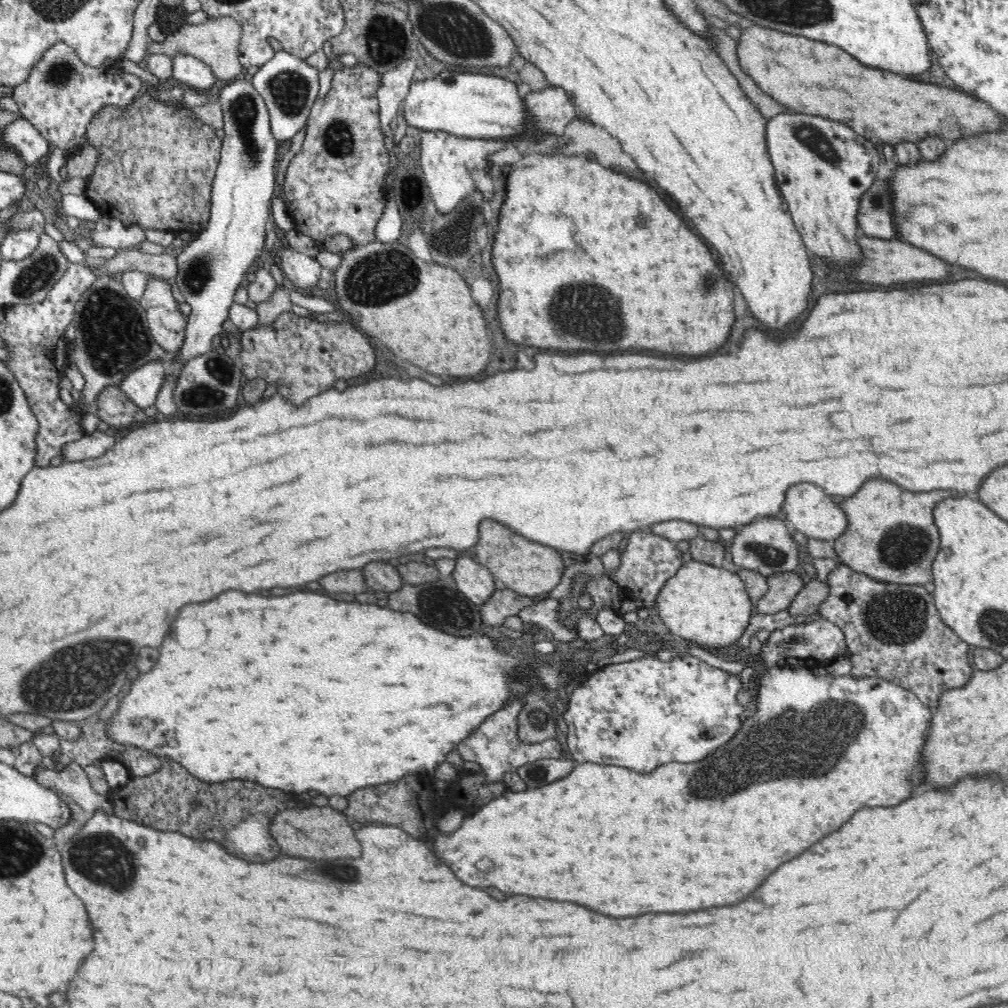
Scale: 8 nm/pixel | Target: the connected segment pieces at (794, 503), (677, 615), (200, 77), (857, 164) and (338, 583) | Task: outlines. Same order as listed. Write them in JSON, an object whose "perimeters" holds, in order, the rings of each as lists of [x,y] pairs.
{"perimeters":[[[[808,482],[790,486],[790,490],[786,492],[786,504],[782,506],[782,510],[788,514],[788,526],[794,532],[802,532],[808,540],[814,538],[822,542],[834,542],[836,538],[842,538],[842,534],[846,534],[848,530],[848,518],[844,510],[834,502],[830,494],[826,494],[822,488]]],[[[696,560],[692,564],[682,564],[678,574],[674,574],[674,578],[662,586],[656,606],[660,618],[670,630],[670,638],[690,644],[694,642],[710,652],[738,648],[740,640],[748,632],[752,614],[756,614],[750,594],[738,574]]],[[[176,52],[170,58],[174,78],[180,80],[182,84],[188,84],[190,88],[212,88],[218,82],[218,76],[214,76],[212,68],[206,66],[202,60],[186,52]]],[[[800,112],[792,114],[796,116],[766,122],[766,146],[774,164],[774,178],[810,256],[818,256],[830,268],[834,282],[860,284],[862,280],[856,278],[858,274],[850,266],[854,262],[854,268],[858,268],[864,260],[862,246],[856,242],[858,236],[866,236],[858,226],[858,208],[864,194],[878,180],[878,172],[874,172],[880,166],[878,150],[842,122]]],[[[346,570],[346,572],[336,572],[334,576],[324,576],[320,580],[320,586],[332,596],[338,594],[338,598],[342,598],[342,596],[360,598],[370,588],[366,584],[362,570]]]]}

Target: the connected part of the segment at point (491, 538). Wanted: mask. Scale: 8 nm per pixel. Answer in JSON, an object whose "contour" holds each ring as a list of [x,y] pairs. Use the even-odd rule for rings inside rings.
{"contour":[[[484,520],[478,524],[478,544],[476,544],[476,556],[478,562],[484,564],[494,578],[502,580],[506,584],[508,590],[512,590],[518,596],[526,596],[526,598],[540,598],[540,596],[548,596],[552,590],[556,590],[562,582],[564,576],[564,562],[562,562],[562,554],[532,542],[528,538],[524,538],[522,534],[518,534],[516,530],[500,524],[500,522],[490,522]]]}

